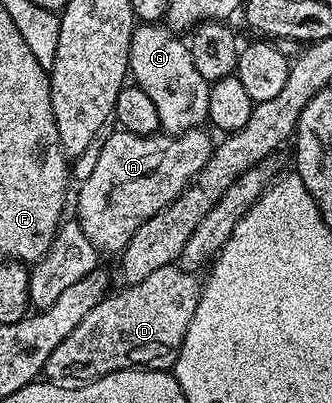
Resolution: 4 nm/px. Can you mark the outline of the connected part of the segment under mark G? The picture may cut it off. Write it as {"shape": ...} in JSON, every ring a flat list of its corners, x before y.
{"shape":[[163,24,136,25,131,37,130,77,157,107,159,125,166,133,198,130,208,121,210,85,193,64,191,47,178,33]]}

